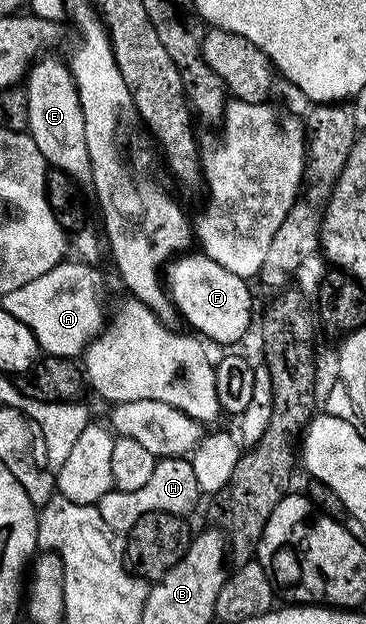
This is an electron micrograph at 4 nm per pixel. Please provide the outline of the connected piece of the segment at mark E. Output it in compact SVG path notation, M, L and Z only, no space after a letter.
M50 56L35 60L24 78L28 132L36 147L40 147L40 155L44 155L47 166L64 171L79 186L86 187L91 184L88 139L84 139L84 111L74 85L74 74L69 64Z

